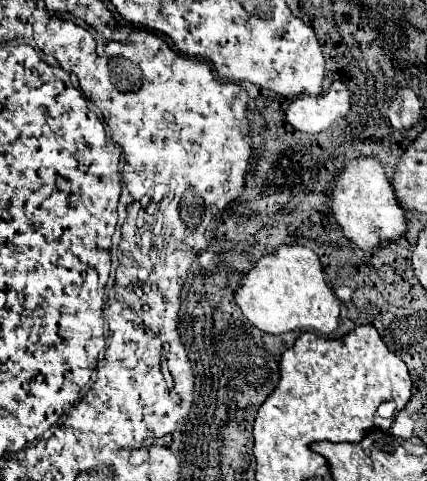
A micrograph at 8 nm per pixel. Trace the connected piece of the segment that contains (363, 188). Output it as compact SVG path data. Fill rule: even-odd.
M347 160L333 184L333 214L345 236L361 250L373 252L405 238L407 218L405 210L395 200L393 186L389 184L381 164L377 160Z

